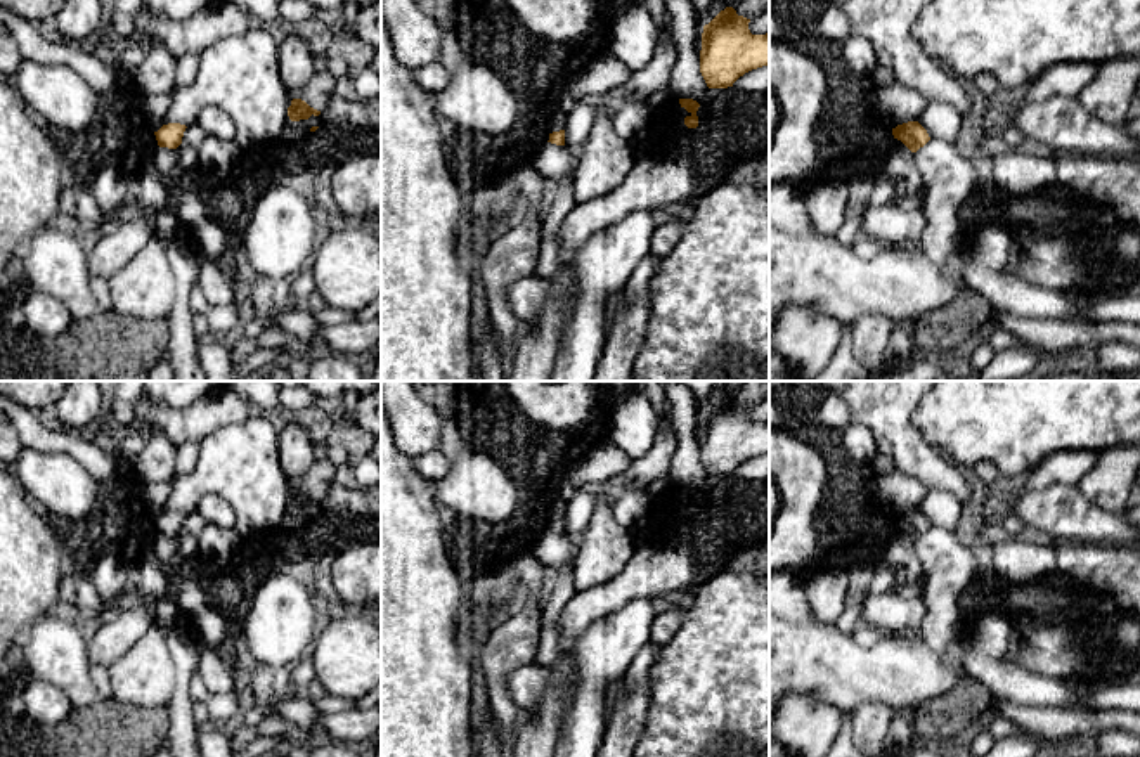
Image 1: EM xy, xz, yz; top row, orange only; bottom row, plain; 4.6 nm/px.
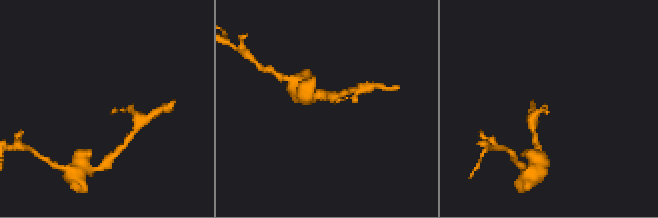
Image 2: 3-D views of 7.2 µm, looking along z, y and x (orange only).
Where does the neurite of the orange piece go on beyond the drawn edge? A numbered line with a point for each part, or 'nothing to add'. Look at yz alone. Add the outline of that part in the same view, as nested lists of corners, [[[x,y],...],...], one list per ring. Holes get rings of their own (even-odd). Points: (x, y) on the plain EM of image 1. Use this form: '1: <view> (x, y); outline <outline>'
nothing to add

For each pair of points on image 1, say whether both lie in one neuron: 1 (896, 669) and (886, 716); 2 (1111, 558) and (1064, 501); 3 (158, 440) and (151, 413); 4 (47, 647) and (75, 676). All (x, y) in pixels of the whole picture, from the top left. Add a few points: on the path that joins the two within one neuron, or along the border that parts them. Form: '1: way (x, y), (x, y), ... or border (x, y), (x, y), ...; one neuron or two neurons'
1: border (901, 711), (880, 702), (863, 702), (851, 712); two neurons
2: border (1059, 539), (1092, 539), (1121, 544); two neurons
3: border (149, 427), (158, 427), (175, 447); two neurons
4: way (54, 653), (68, 669); one neuron

